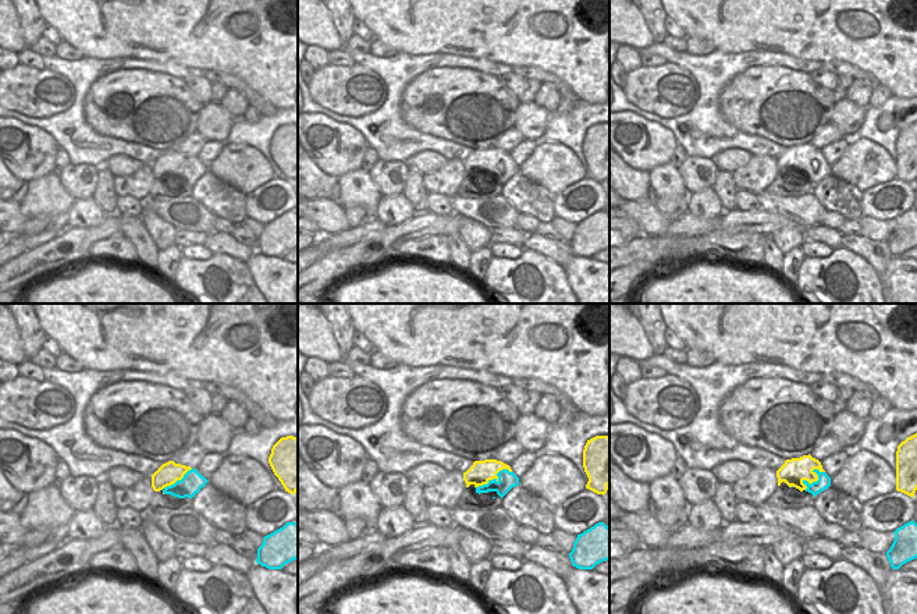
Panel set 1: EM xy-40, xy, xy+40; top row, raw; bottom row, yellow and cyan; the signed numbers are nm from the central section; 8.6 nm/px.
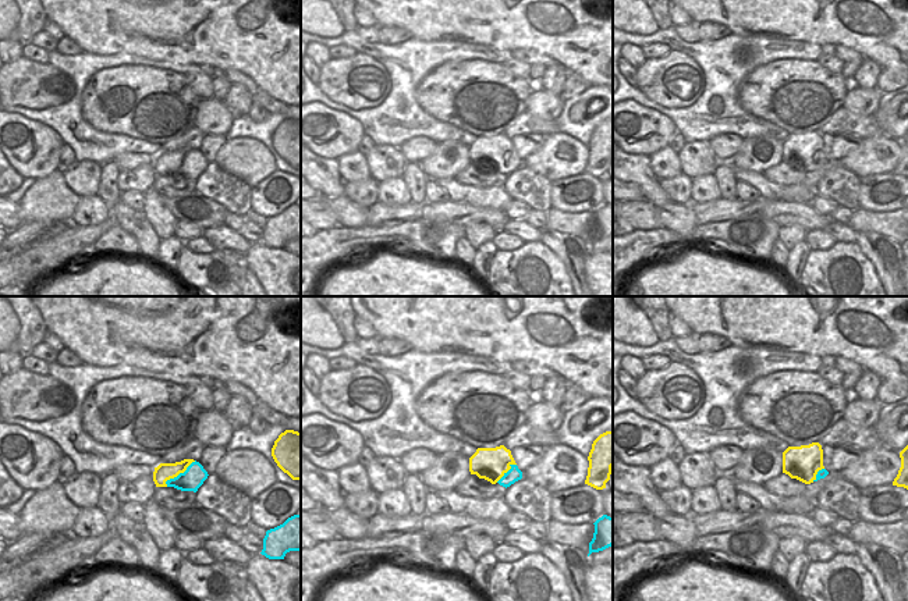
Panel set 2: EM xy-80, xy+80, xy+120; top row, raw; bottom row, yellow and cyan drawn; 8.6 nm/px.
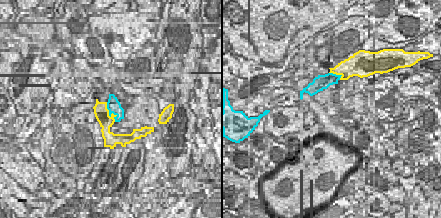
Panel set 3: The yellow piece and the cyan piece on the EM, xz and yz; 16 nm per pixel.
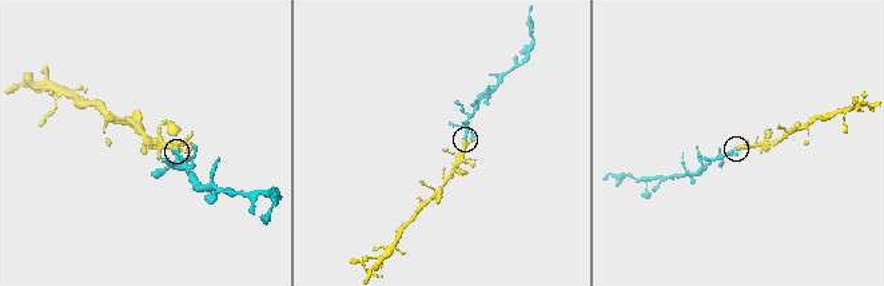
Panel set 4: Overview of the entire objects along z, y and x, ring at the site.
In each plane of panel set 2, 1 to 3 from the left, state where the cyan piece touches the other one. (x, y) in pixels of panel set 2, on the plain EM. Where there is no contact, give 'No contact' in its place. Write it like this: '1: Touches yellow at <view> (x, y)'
1: Touches yellow at xy-80 (178, 162)
2: Touches yellow at xy+80 (506, 160)
3: Touches yellow at xy+120 (816, 162)

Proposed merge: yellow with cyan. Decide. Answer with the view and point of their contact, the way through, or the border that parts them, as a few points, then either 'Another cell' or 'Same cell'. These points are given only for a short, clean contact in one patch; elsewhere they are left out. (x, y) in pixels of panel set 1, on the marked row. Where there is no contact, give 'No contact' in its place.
Touches yellow at xy (494, 478). Same cell

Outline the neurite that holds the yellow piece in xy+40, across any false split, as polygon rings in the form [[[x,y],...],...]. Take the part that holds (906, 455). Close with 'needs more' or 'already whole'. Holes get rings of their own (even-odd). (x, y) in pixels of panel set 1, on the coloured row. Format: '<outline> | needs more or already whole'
[[[917,433],[898,446],[896,490],[910,497],[917,490]]] | already whole

